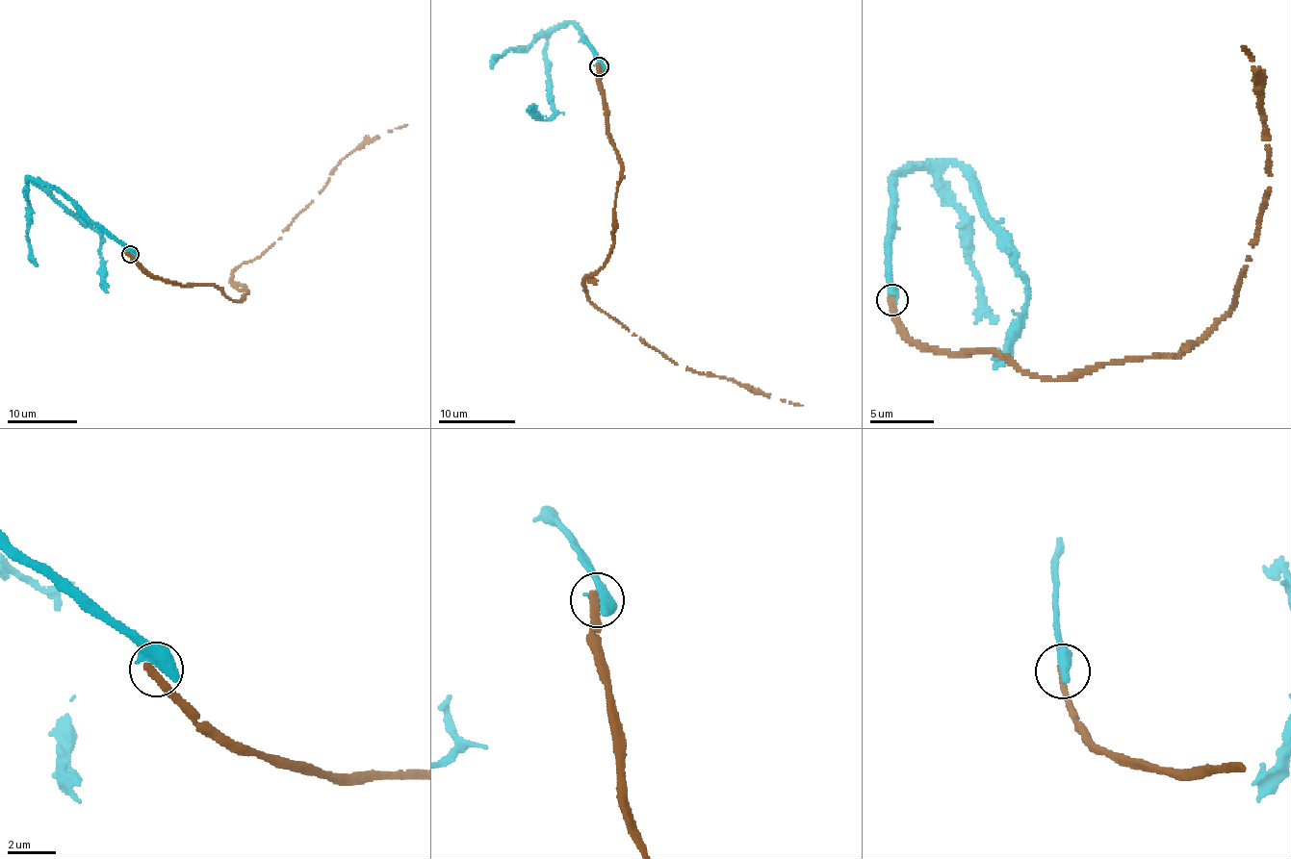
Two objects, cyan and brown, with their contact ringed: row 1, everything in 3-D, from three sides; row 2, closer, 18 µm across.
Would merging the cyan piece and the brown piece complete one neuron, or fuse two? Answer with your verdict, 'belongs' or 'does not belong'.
does not belong

